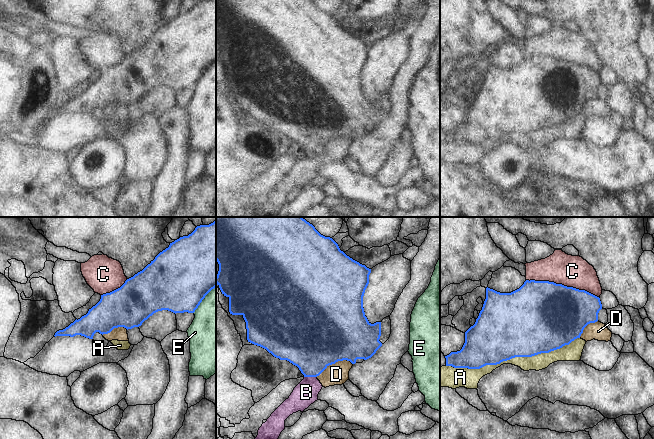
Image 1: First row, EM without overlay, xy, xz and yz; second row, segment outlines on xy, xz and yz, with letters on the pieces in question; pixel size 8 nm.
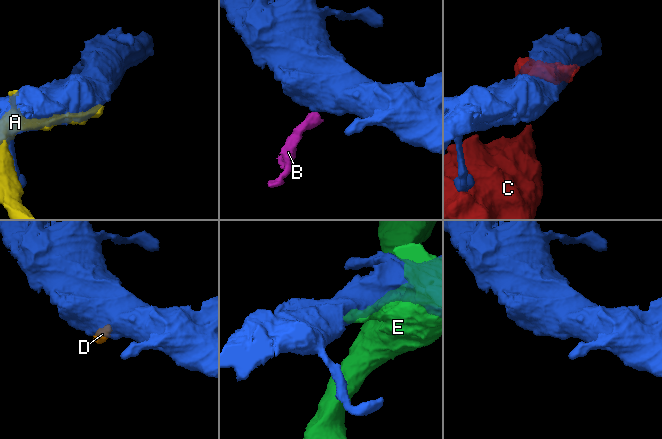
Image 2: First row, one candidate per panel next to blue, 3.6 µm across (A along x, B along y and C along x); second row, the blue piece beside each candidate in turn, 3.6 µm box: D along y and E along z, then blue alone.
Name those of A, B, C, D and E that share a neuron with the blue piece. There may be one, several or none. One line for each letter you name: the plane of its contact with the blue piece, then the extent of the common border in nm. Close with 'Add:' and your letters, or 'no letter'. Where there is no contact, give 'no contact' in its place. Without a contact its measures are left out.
Add: no letter

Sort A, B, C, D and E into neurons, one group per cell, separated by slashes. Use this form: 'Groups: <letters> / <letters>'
Groups: A B D / C / E

